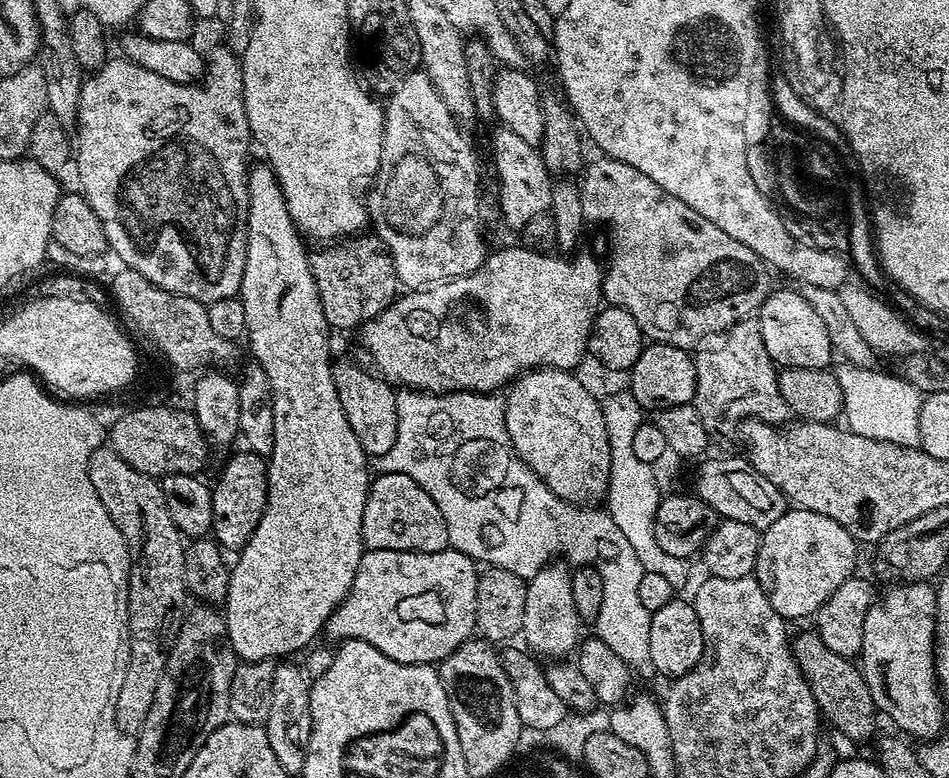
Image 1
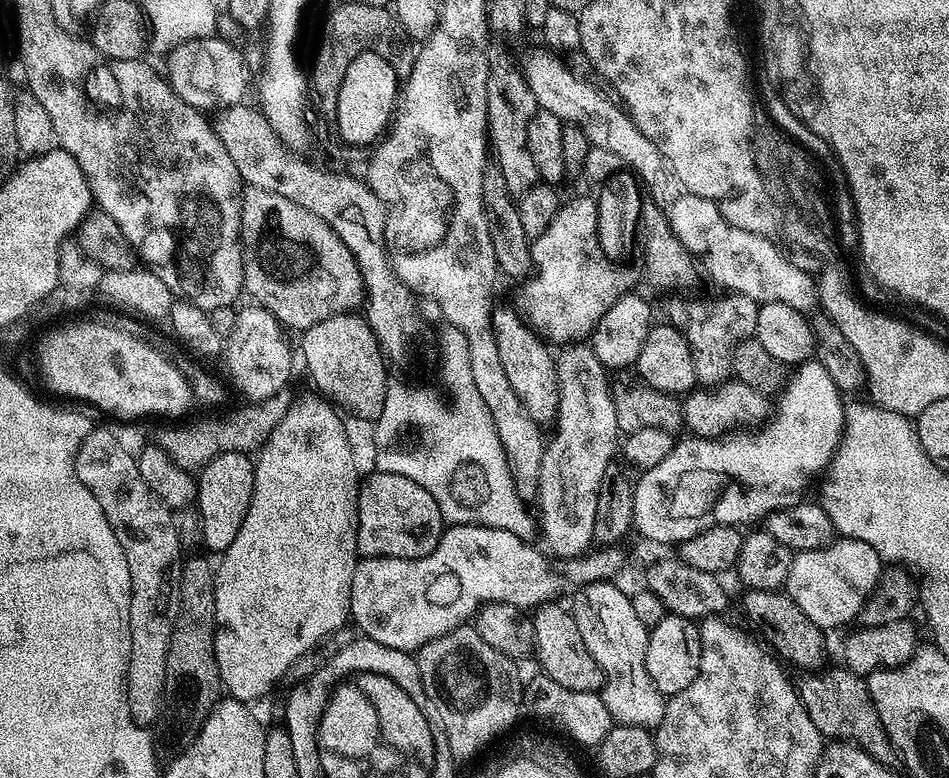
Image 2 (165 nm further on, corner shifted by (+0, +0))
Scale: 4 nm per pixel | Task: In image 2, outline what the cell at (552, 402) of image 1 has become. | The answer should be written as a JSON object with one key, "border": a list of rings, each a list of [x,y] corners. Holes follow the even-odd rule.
{"border":[[[499,307],[492,313],[492,332],[496,336],[495,348],[498,350],[498,358],[502,358],[502,370],[506,370],[506,378],[510,378],[510,386],[514,390],[514,394],[524,403],[524,411],[537,422],[555,421],[560,406],[562,384],[561,381],[556,381],[558,378],[557,361],[552,352],[550,354],[544,349],[546,347],[545,341],[533,332],[523,319],[517,318],[515,320],[506,309]]]}

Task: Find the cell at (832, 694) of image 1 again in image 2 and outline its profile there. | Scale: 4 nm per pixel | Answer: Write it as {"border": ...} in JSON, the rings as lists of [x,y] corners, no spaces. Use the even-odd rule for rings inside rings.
{"border":[[[754,588],[743,594],[745,595],[744,612],[748,615],[749,622],[760,624],[761,633],[759,632],[759,635],[781,661],[789,660],[790,663],[797,664],[800,668],[808,668],[804,670],[820,670],[825,667],[824,651],[828,648],[827,642],[824,641],[825,629],[810,622],[810,618],[806,618],[806,614],[802,614],[802,610],[791,600],[787,591],[767,592]]]}

